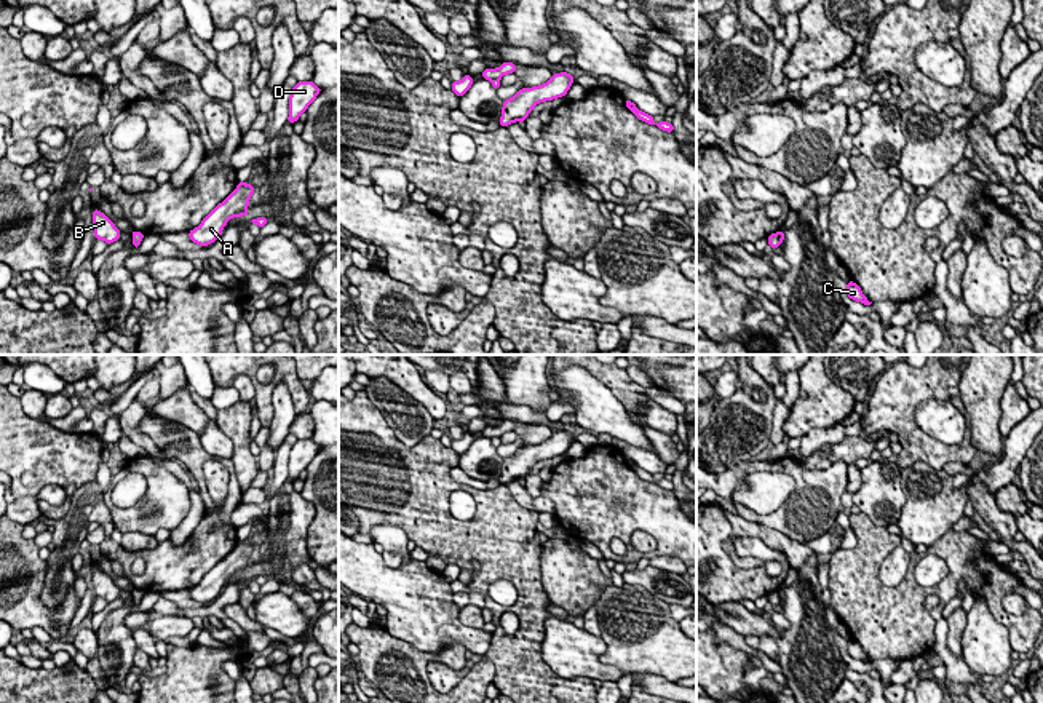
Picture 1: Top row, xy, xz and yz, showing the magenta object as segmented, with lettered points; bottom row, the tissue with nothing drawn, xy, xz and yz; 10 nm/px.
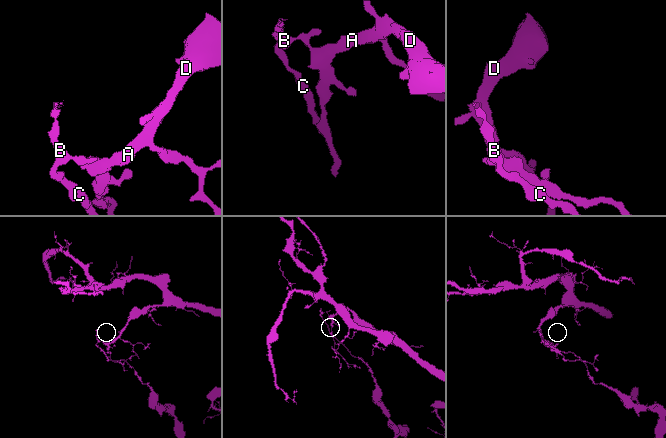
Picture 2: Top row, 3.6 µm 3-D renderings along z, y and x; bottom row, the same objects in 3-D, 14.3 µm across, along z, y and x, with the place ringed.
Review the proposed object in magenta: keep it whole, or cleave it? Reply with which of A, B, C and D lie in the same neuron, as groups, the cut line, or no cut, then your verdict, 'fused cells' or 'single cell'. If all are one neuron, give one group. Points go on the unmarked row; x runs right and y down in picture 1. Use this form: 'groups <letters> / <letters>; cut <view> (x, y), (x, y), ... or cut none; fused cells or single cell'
groups A D / B C; cut yz (777, 590), (781, 599); fused cells

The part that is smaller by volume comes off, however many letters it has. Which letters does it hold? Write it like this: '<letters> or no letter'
B, C

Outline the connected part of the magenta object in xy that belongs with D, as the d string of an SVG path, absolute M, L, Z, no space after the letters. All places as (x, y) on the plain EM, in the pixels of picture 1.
M311 438L297 439L289 454L289 475L288 479L295 481L299 475L307 470L308 463L316 457L321 451Z

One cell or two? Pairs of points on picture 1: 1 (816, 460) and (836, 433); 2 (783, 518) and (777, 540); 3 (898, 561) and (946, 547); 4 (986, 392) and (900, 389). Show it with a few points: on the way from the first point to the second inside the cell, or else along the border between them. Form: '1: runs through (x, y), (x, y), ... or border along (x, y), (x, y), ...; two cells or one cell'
1: border along (845, 435), (802, 456); two cells
2: border along (745, 518), (775, 528), (804, 544); two cells
3: border along (900, 544), (880, 567), (880, 582), (885, 587); two cells
4: border along (960, 373), (959, 395), (970, 417), (970, 427); two cells

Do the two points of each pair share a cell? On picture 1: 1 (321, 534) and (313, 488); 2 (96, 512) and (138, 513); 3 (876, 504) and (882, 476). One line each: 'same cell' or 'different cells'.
1: same cell
2: different cells
3: same cell

